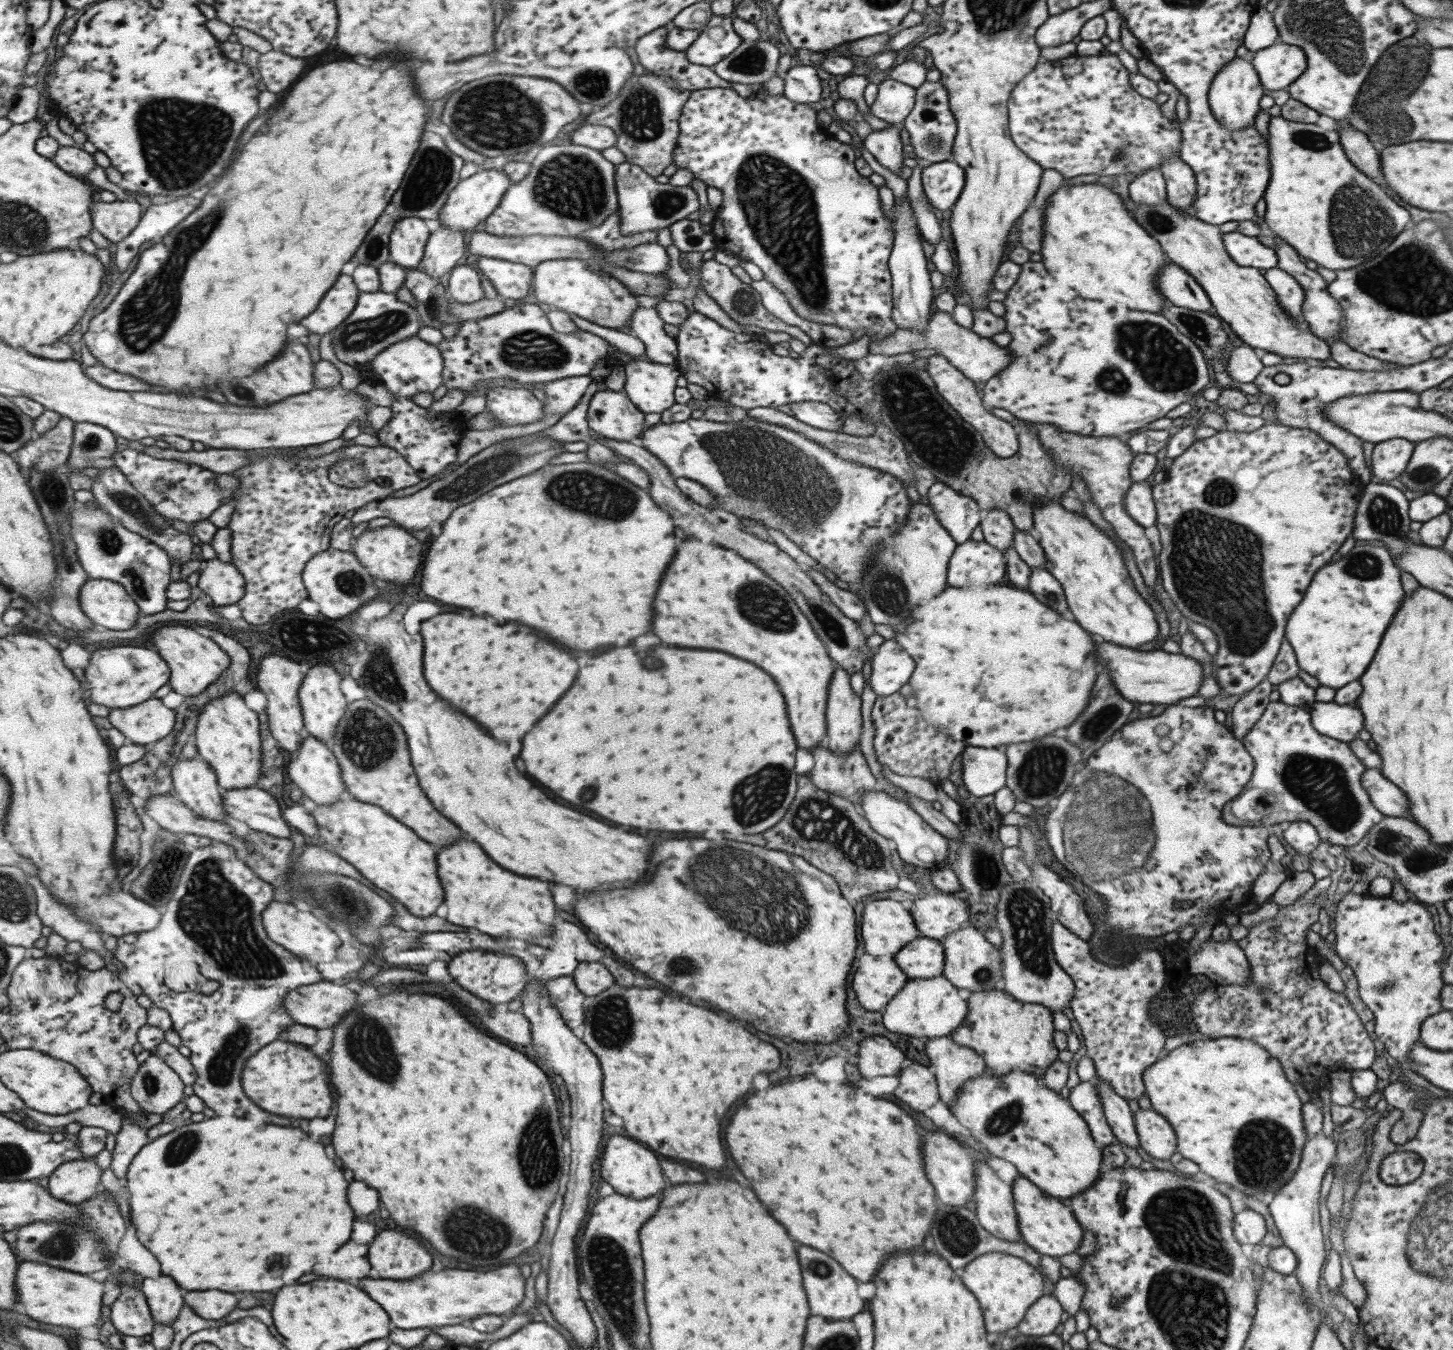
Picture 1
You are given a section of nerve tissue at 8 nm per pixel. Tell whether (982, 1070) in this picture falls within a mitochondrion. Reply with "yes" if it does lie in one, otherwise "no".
no

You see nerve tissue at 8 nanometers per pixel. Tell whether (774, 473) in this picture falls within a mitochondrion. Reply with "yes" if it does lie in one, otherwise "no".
yes

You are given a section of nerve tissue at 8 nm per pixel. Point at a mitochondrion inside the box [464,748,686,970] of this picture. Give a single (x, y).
(588, 792)

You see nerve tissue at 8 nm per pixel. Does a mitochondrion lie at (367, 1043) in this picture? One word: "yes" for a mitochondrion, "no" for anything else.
yes

